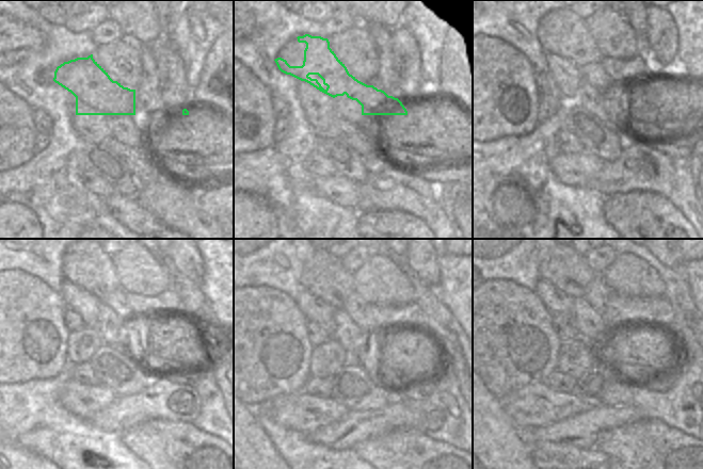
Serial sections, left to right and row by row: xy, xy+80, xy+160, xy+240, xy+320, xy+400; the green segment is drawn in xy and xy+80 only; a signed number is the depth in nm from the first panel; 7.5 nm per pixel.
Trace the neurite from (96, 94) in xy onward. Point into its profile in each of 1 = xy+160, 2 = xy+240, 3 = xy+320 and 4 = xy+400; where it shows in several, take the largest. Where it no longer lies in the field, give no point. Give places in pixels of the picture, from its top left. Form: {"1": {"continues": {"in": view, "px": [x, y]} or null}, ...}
{"1": {"continues": {"in": "xy+160", "px": [597, 100]}}, "2": {"continues": {"in": "xy+240", "px": [116, 333]}}, "3": {"continues": {"in": "xy+320", "px": [336, 289]}}, "4": {"continues": {"in": "xy+400", "px": [555, 275]}}}

